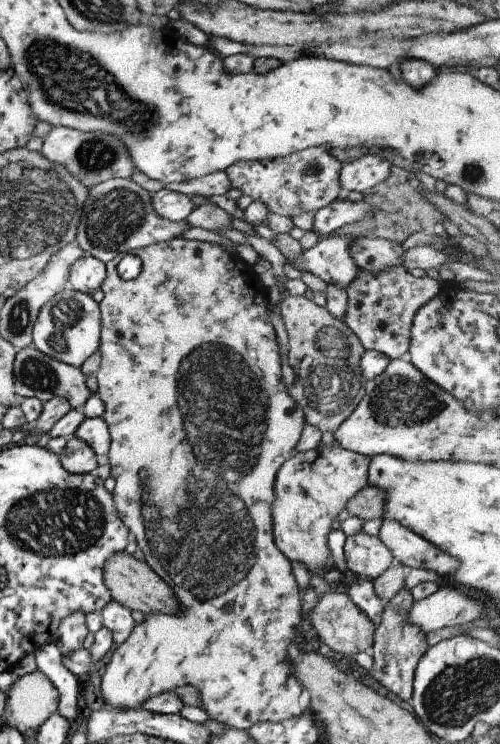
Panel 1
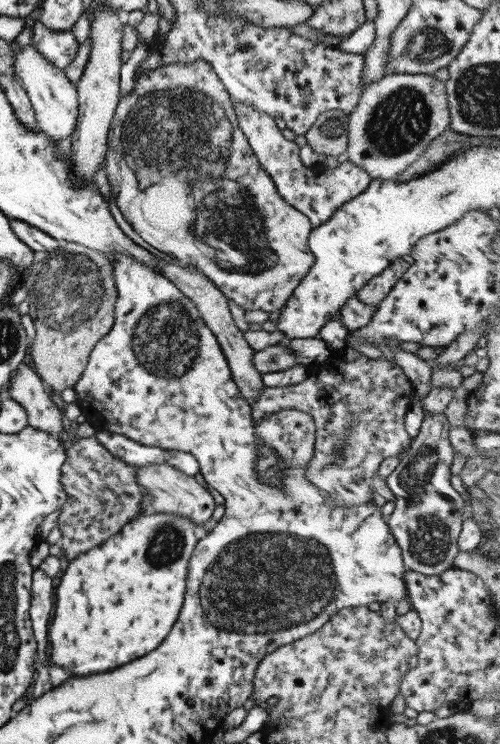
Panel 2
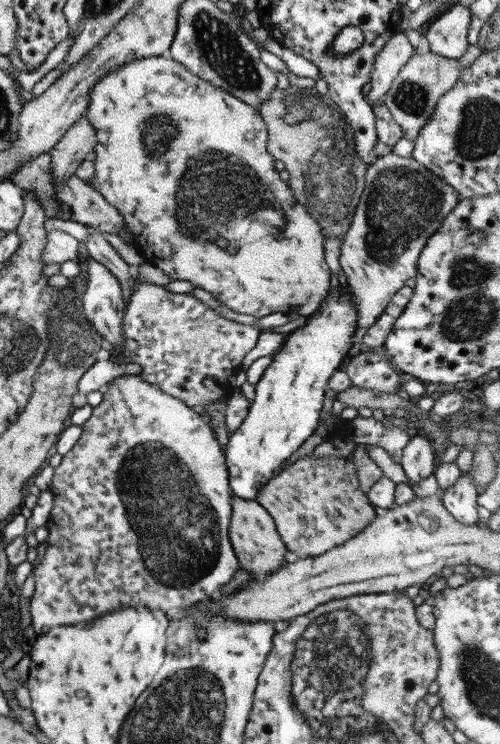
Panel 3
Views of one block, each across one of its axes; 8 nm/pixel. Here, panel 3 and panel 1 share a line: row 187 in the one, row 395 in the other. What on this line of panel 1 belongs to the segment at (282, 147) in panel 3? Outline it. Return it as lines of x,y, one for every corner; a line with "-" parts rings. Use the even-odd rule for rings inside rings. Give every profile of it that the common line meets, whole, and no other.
287,295
279,303
279,314
283,328
287,333
287,362
293,371
294,378
288,394
295,406
304,414
306,424
311,424
322,432
334,432
335,428
353,412
356,404
363,398
366,379
360,371
360,358
364,353
359,339
341,319
331,316
325,308
314,304
311,299

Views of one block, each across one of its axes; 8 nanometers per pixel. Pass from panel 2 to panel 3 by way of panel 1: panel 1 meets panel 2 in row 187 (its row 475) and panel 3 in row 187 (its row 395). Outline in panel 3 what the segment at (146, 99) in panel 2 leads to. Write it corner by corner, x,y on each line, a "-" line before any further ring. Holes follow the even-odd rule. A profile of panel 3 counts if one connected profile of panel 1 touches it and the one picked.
167,55
131,60
131,62
119,66
115,70
111,70
109,74
101,76
93,84
87,98
87,109
82,116
89,119
89,123
95,129
93,176
95,182
97,182
97,191
121,214
123,222
127,224
127,229
130,231
137,254
143,258
143,261
157,266
170,281
189,282
191,286
209,292
212,298
219,300
227,309
254,316
255,319
277,312
289,312
291,308
295,311
295,315
303,314
305,316
309,316
318,310
317,306
327,296
329,290
330,271
323,260
325,237
320,230
320,225
295,200
288,183
281,180
277,175
278,172
273,168
274,158
269,155
266,149
267,131
265,123
260,118
258,110
241,102
227,91
191,74
182,64
175,62
175,59
171,59
-
257,238
267,242
267,246
271,246
271,250
269,250
271,256
245,256
243,254
245,248
249,248
253,244
251,240
257,240

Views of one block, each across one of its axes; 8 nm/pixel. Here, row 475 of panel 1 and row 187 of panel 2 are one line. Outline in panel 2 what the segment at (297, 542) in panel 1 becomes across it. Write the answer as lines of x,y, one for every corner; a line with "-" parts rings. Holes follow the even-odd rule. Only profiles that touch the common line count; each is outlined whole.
231,99
231,106
239,129
245,135
247,144
259,161
259,165
274,182
277,194
289,206
304,214
309,219
311,228
327,221
333,211
364,192
371,182
372,178
349,160
338,163
335,168
325,168
322,172
304,166
299,160
299,147
281,135
271,116
252,108
243,101

